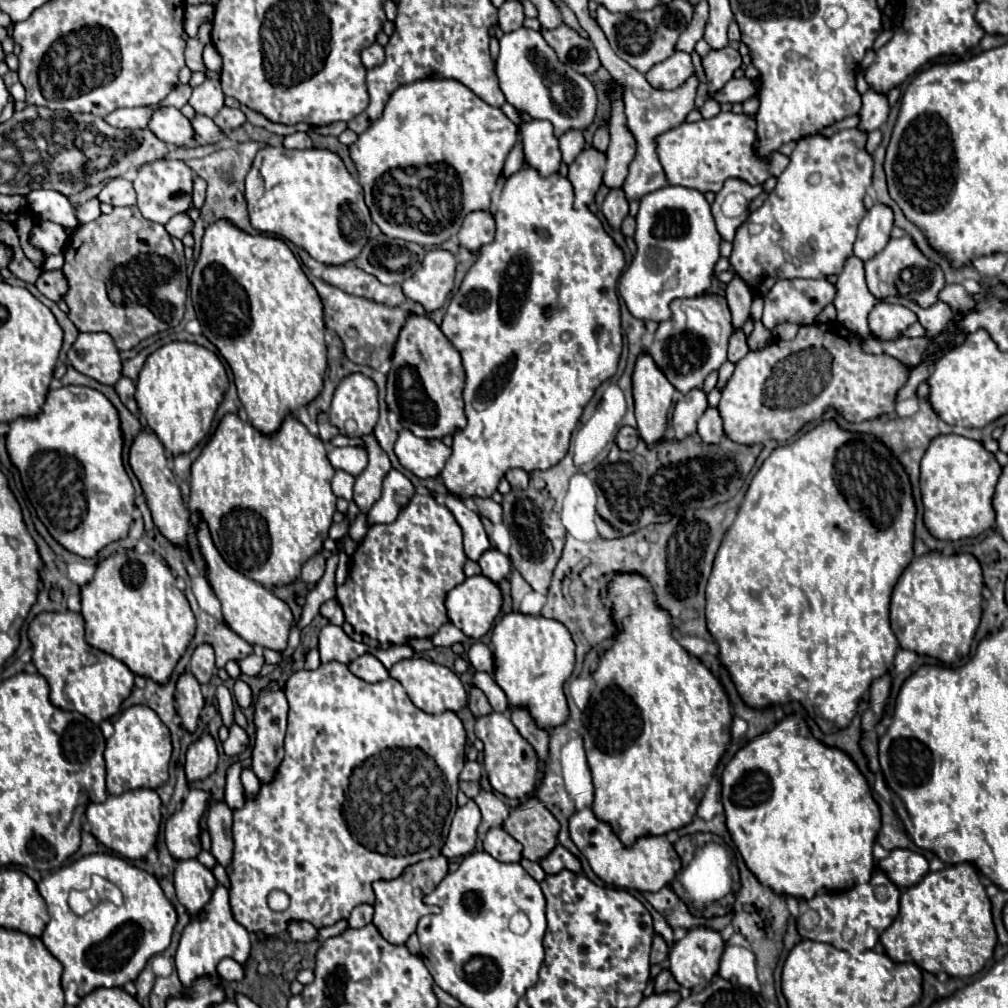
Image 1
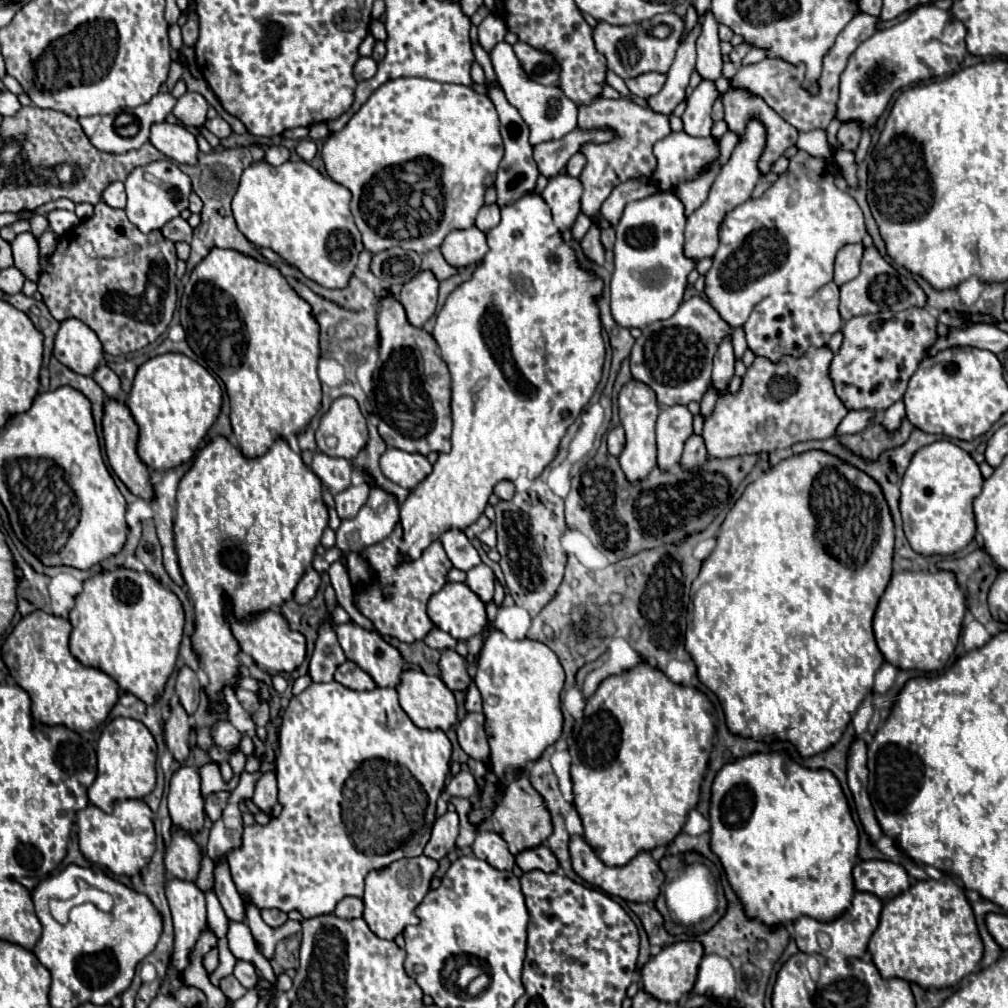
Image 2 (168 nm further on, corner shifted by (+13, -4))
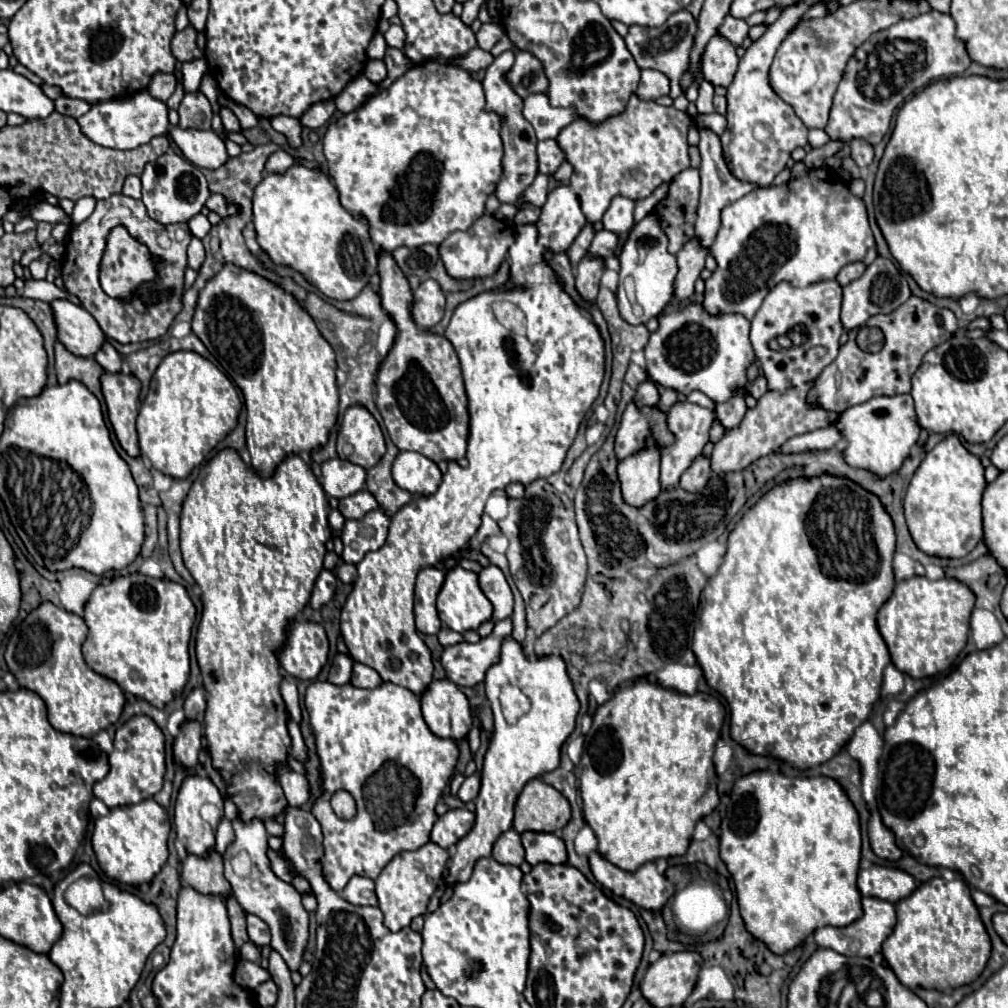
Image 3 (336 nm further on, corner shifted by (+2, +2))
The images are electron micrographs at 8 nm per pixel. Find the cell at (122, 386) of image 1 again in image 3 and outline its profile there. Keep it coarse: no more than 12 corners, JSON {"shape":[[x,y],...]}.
{"shape":[[110,343],[94,355],[108,373],[120,373],[122,357]]}

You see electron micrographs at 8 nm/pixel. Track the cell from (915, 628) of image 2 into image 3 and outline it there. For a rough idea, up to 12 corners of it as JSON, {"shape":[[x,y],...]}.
{"shape":[[910,577],[878,611],[892,663],[914,679],[952,665],[974,593]]}

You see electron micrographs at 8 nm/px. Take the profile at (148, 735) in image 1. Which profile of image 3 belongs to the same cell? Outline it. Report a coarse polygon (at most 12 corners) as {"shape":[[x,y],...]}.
{"shape":[[148,715],[116,731],[110,773],[106,807],[162,789],[164,733]]}

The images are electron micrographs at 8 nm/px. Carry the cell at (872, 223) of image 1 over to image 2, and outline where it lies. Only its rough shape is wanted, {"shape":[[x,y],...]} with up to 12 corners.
{"shape":[[845,245],[835,259],[837,285],[859,275],[863,245]]}

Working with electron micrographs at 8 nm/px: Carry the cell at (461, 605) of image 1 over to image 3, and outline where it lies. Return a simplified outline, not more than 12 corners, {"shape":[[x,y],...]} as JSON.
{"shape":[[448,571],[438,593],[438,615],[458,633],[492,619],[492,603],[478,575]]}

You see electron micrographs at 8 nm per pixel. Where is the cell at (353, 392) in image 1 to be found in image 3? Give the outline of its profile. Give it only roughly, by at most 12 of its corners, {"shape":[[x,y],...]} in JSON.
{"shape":[[366,407],[346,409],[336,449],[364,469],[384,455],[382,429]]}

